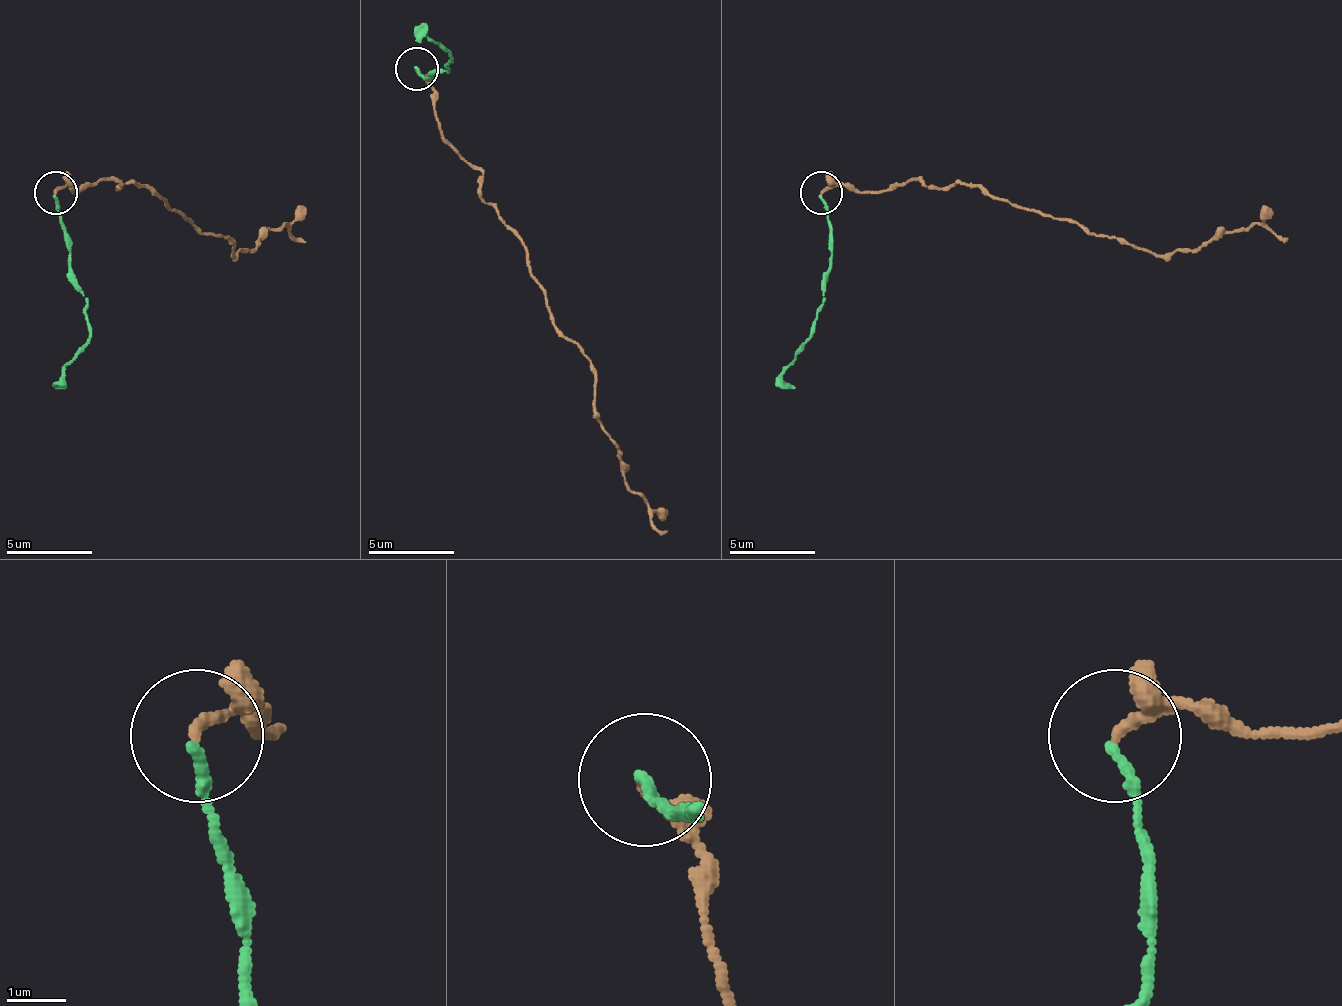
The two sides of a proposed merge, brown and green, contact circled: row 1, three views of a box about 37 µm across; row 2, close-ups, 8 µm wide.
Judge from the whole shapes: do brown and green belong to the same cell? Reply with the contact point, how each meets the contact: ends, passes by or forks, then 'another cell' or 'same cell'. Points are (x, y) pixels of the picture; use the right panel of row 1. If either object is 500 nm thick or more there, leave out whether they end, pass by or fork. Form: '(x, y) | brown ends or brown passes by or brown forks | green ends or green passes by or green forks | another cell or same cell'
(821, 193) | brown ends | green ends | another cell

